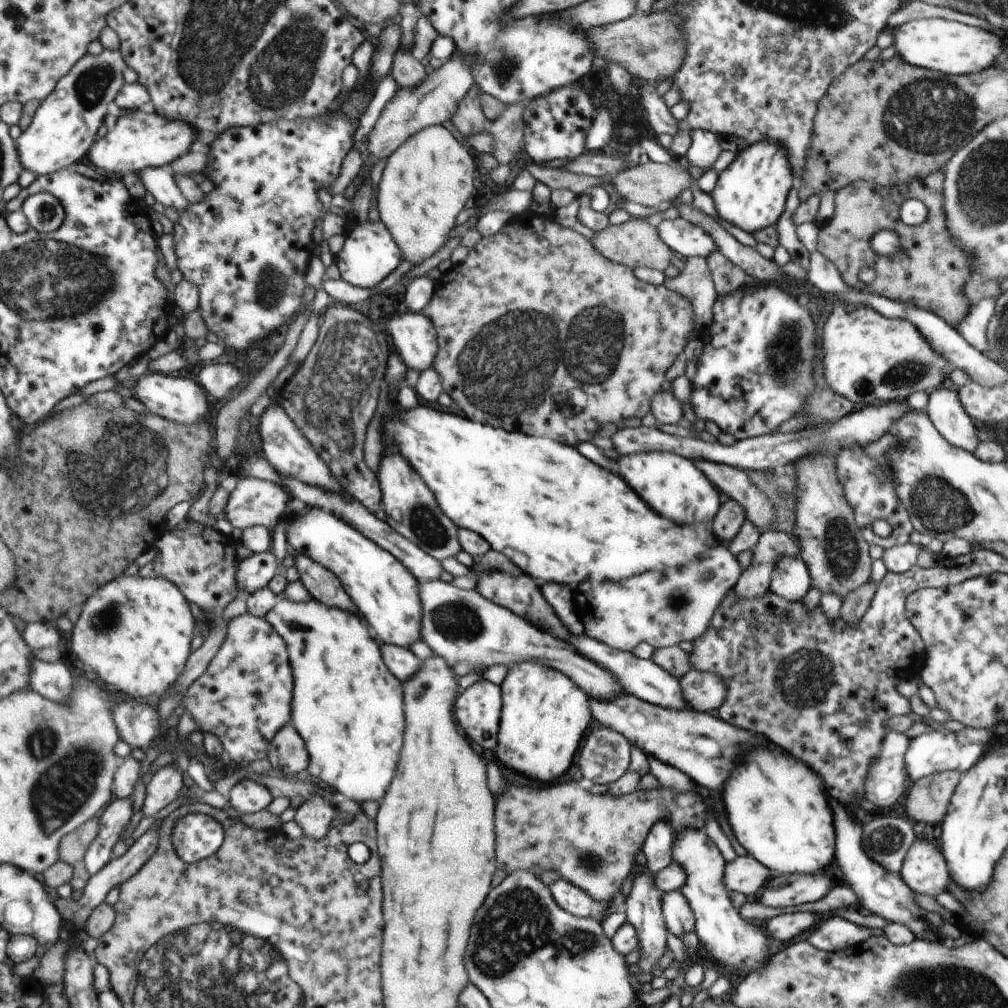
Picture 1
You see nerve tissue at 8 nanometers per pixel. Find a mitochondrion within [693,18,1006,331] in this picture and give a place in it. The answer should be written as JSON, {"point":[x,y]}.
{"point":[932,115]}

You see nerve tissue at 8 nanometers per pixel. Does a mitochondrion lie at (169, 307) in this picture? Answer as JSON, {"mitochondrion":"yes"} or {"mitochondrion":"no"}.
{"mitochondrion":"no"}

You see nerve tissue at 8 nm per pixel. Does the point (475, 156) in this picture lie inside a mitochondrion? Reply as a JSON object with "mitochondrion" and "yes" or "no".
{"mitochondrion":"no"}

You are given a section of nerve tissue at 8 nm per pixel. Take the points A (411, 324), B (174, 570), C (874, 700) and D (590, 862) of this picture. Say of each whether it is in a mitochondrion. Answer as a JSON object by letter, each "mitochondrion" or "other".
{"A":"other","B":"other","C":"other","D":"mitochondrion"}

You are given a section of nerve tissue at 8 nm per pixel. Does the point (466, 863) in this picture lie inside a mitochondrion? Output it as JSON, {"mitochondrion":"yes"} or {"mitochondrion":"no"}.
{"mitochondrion":"no"}

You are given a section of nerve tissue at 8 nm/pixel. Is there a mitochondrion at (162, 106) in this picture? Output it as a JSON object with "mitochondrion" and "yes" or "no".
{"mitochondrion":"no"}

